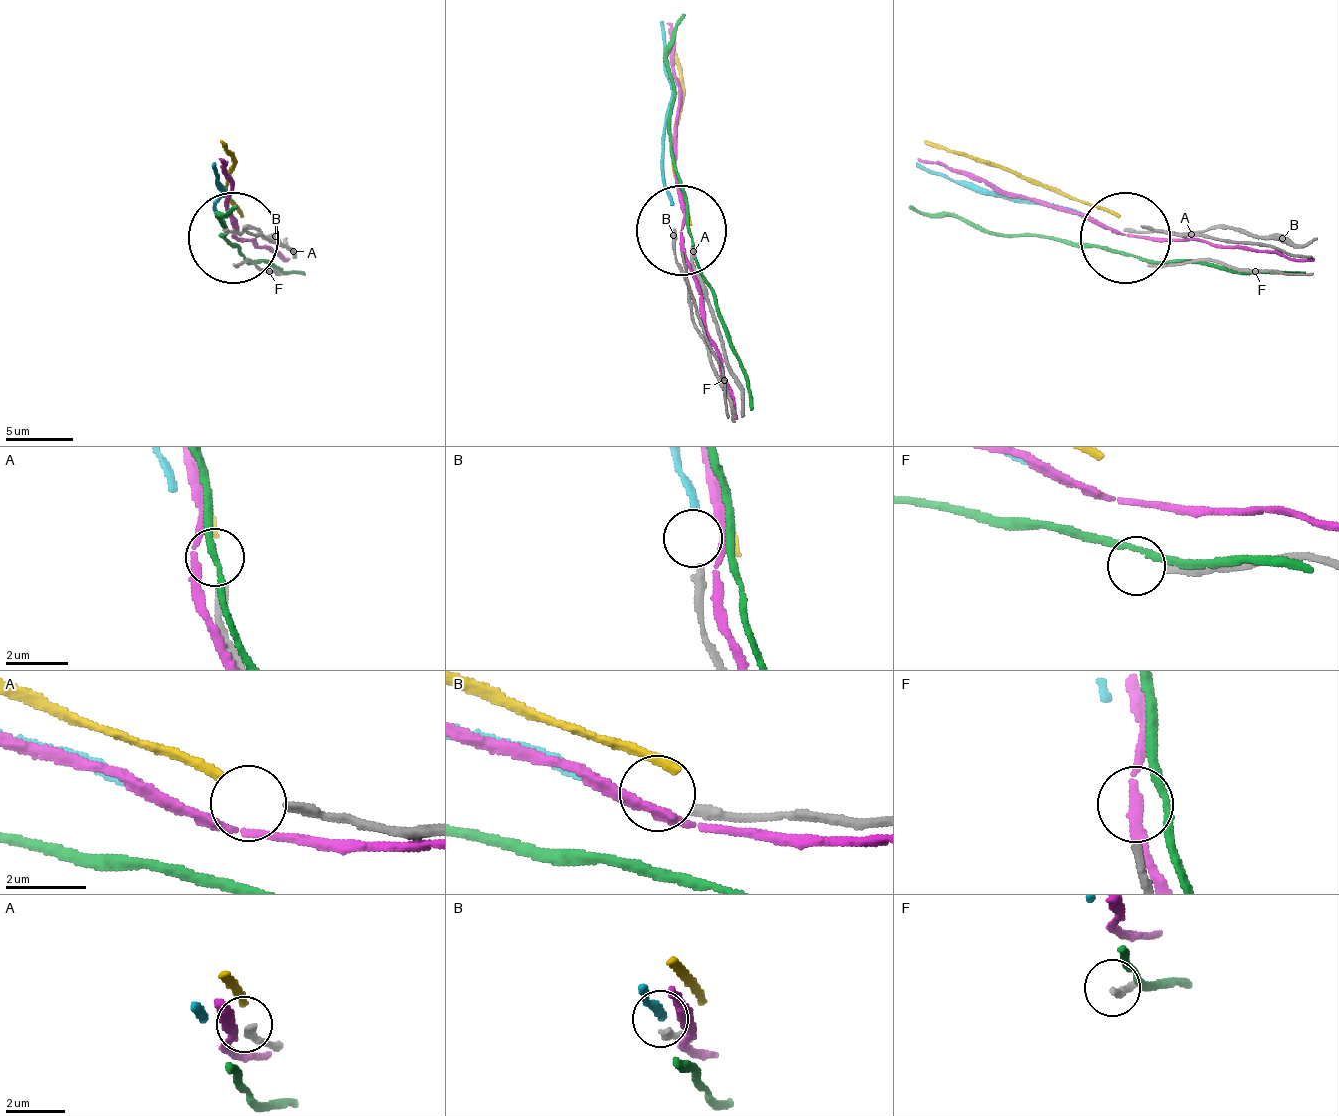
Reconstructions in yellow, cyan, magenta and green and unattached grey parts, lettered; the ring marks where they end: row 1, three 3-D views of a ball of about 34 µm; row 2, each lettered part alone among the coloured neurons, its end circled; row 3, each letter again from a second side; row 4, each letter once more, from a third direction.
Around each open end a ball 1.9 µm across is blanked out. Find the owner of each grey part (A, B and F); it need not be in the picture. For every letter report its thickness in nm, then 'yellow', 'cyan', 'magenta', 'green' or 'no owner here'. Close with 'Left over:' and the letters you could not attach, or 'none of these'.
A: 220 nm thick; yellow
B: 280 nm thick; cyan
F: 190 nm thick; no owner here
Left over: F

